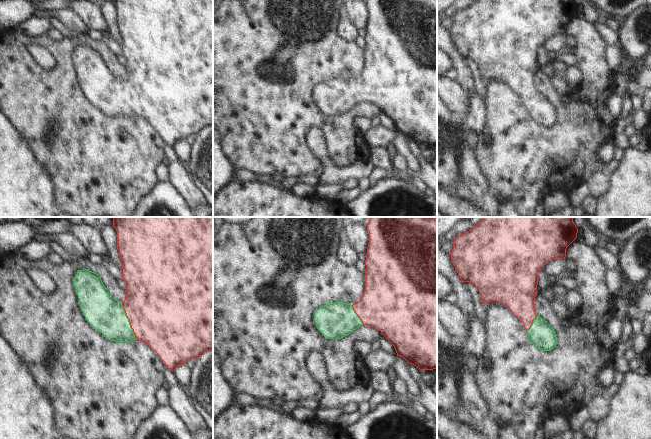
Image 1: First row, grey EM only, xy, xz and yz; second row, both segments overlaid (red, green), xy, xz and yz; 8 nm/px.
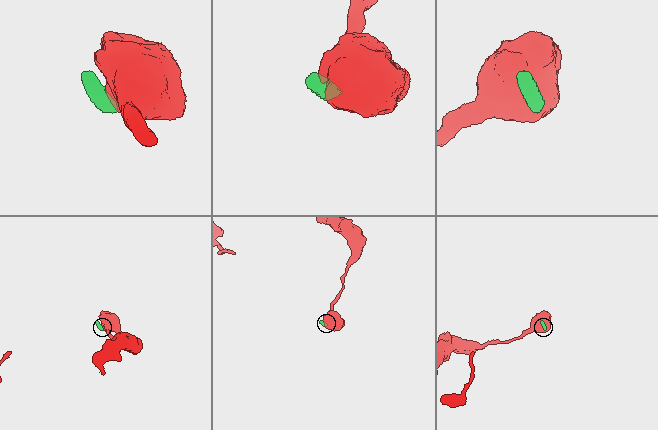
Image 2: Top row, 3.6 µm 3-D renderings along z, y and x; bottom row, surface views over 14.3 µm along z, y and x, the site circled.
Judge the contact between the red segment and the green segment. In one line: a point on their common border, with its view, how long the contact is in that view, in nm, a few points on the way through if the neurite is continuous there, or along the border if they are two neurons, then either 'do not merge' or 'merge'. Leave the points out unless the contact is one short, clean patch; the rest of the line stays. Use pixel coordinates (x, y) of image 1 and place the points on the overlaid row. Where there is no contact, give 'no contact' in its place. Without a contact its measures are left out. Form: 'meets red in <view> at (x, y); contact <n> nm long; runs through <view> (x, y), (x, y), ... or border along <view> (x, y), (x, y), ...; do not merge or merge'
meets red in xy at (129, 321); contact 300 nm long; merge

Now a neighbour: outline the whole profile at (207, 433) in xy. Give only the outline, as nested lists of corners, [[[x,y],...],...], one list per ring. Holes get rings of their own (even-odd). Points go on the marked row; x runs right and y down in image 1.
[[[209,427],[196,434],[197,439],[213,439],[213,430]]]

